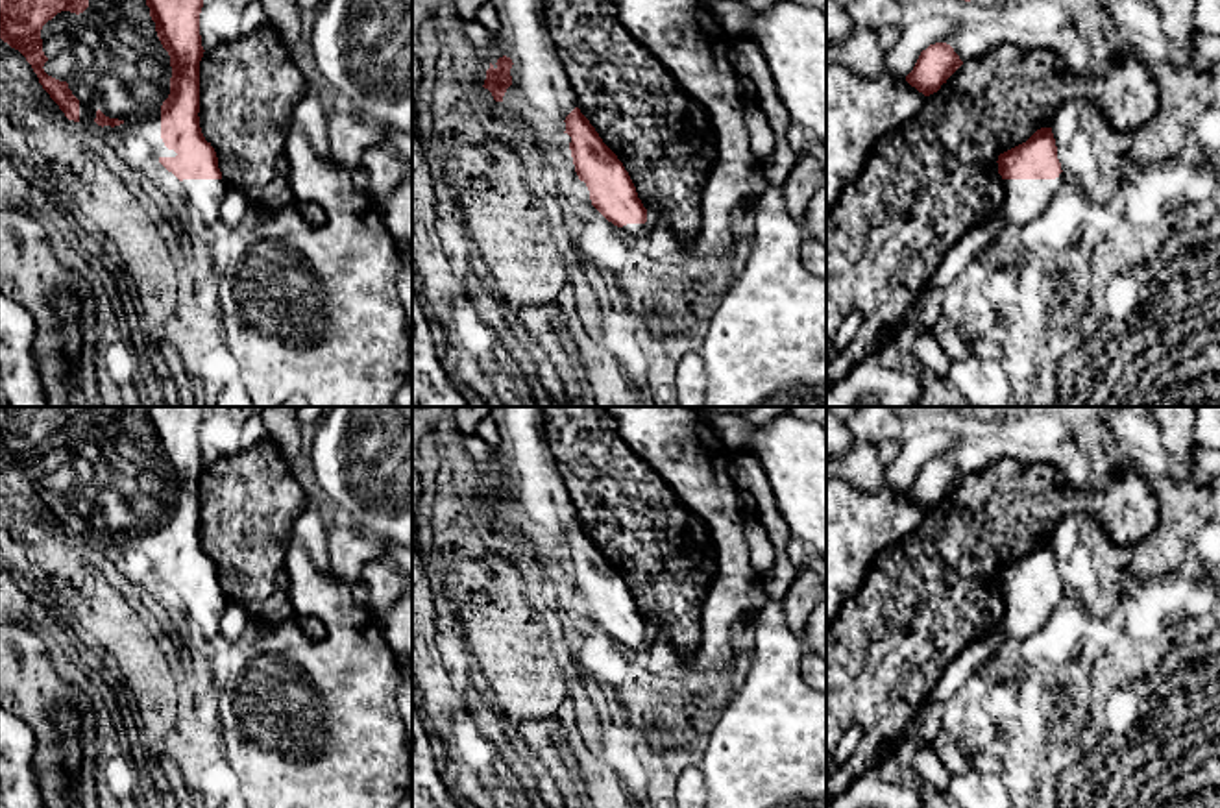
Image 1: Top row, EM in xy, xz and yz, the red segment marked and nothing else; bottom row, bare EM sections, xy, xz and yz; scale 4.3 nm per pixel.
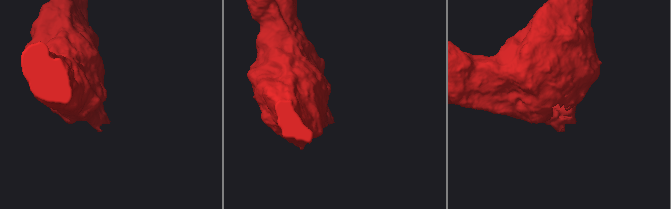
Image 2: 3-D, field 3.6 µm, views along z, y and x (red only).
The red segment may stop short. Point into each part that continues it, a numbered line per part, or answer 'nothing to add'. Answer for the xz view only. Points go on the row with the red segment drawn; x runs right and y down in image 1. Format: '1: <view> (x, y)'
1: xz (638, 230)

